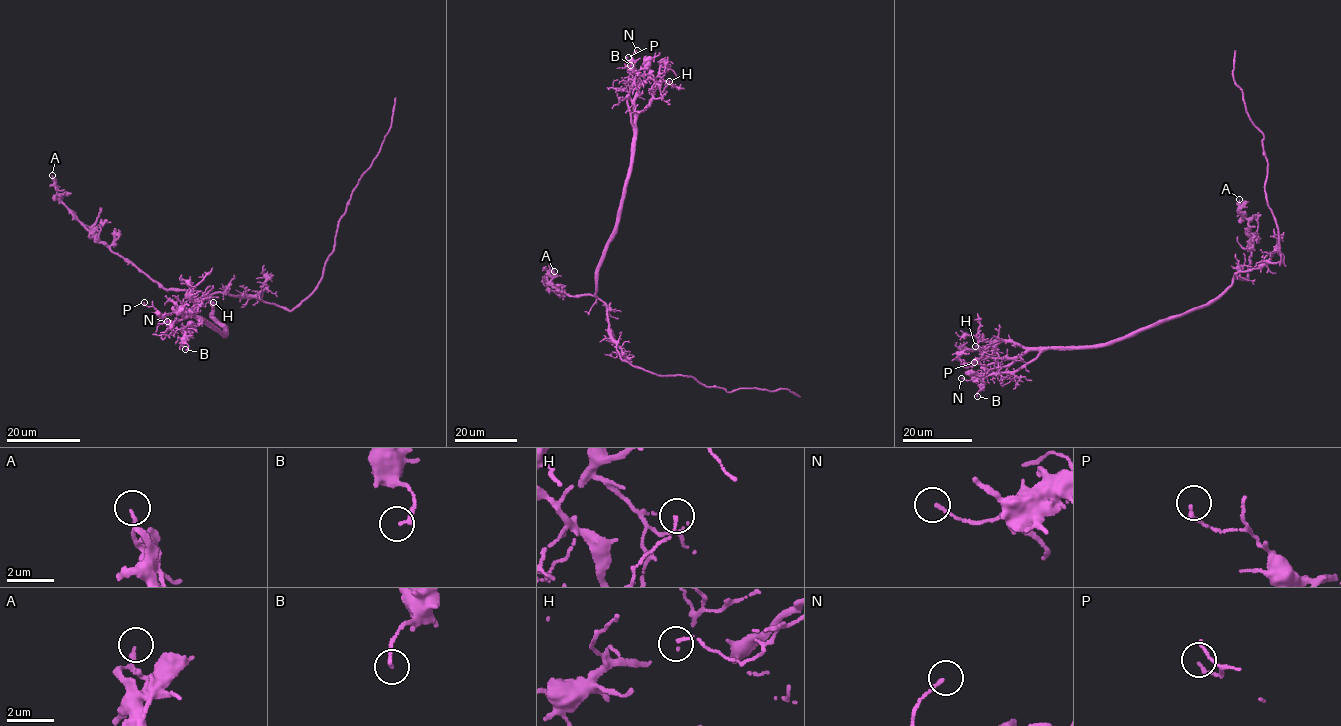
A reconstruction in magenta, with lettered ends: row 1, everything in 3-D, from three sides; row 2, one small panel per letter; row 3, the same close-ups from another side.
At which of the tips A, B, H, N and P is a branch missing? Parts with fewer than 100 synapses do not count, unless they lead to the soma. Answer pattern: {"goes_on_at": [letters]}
{"goes_on_at": []}

